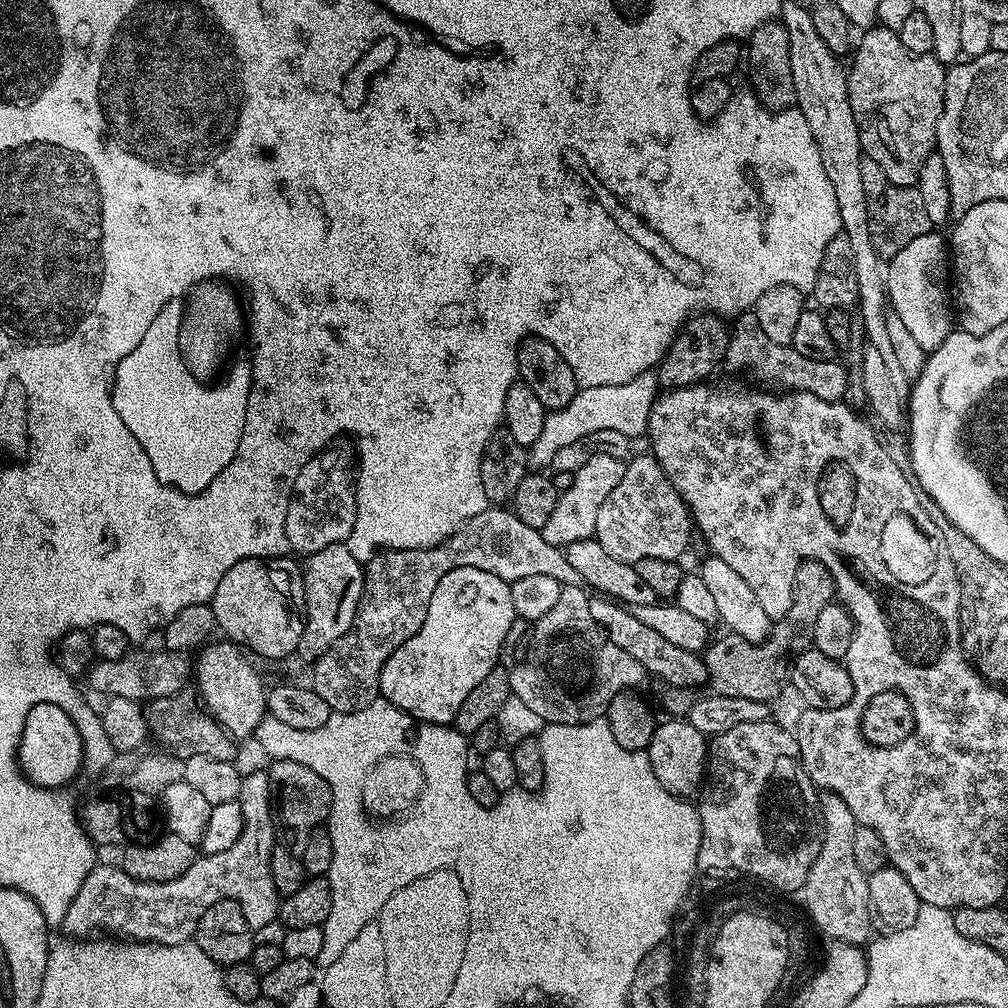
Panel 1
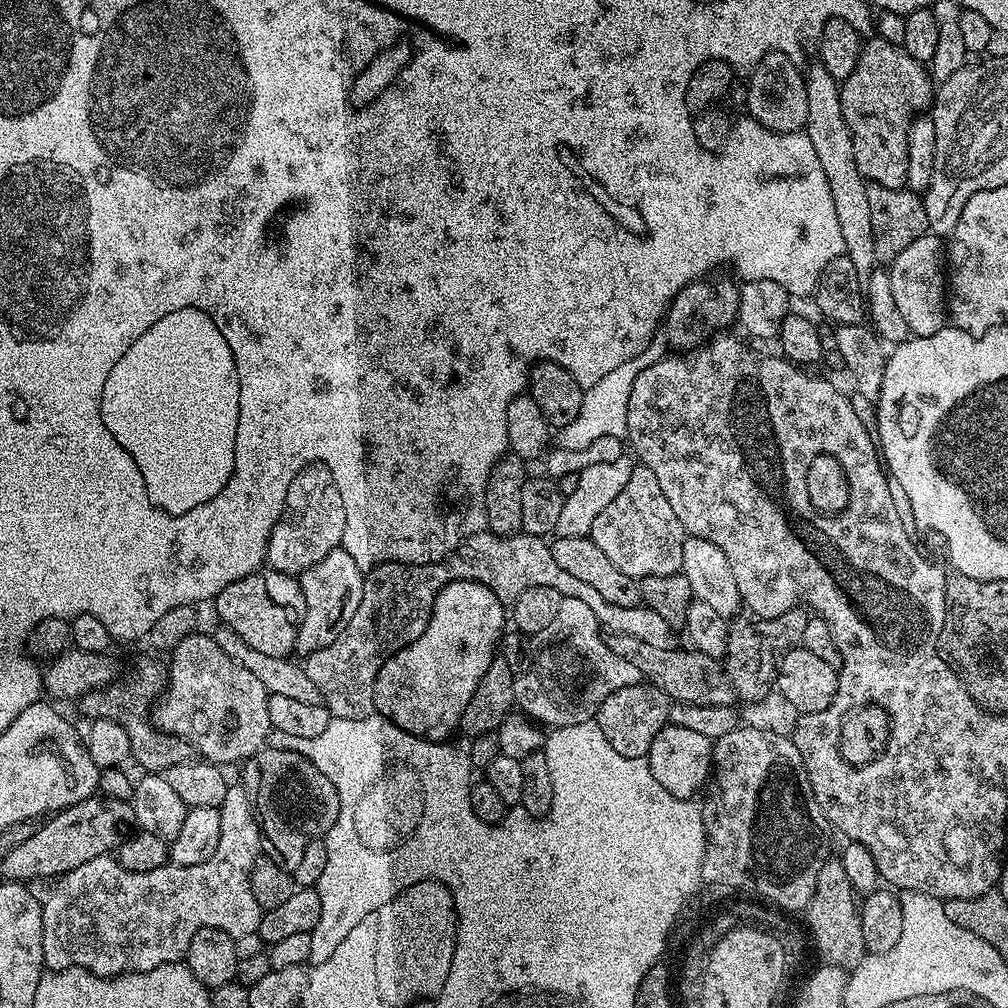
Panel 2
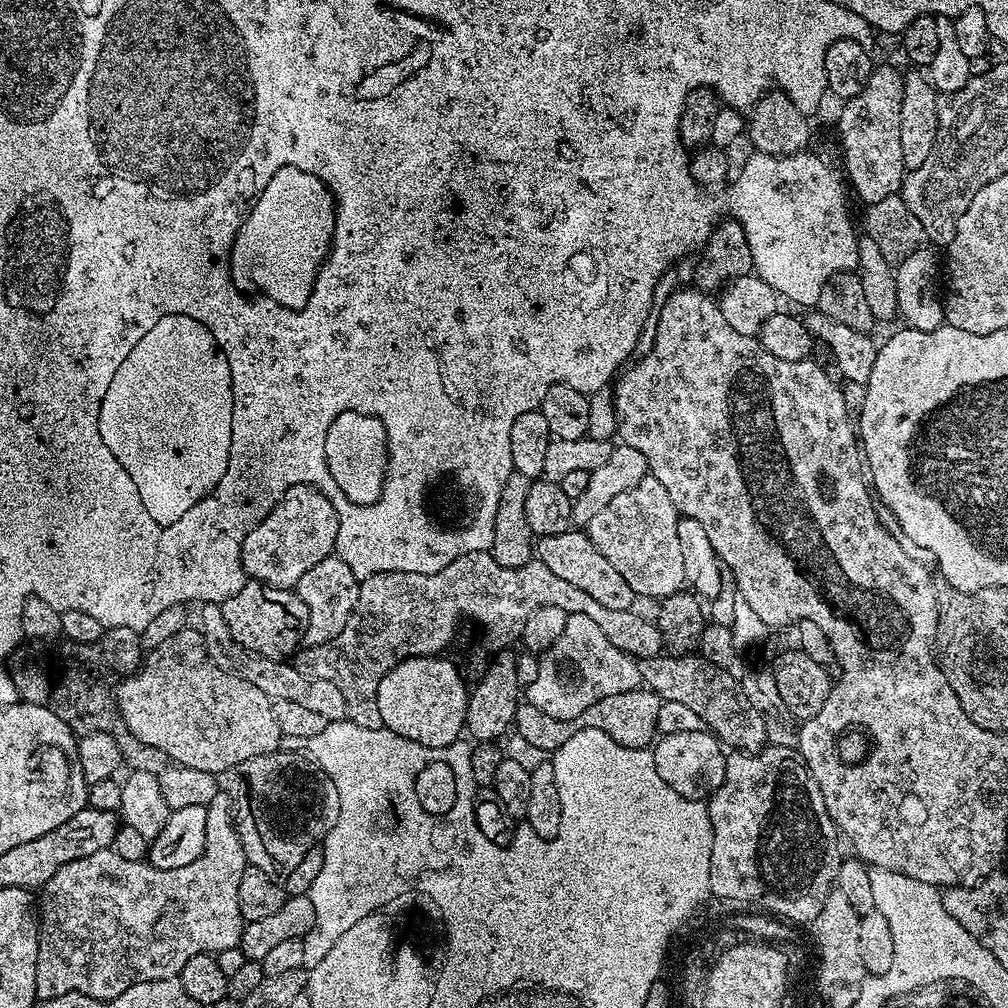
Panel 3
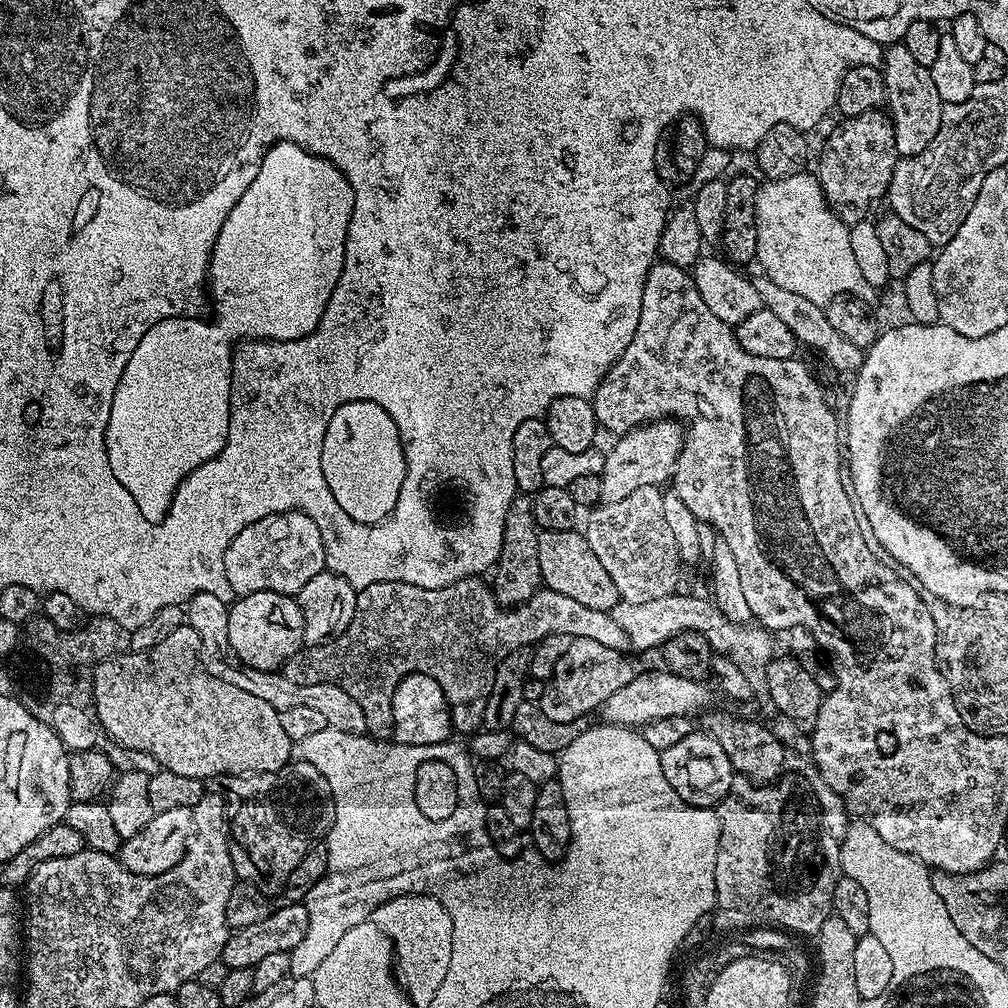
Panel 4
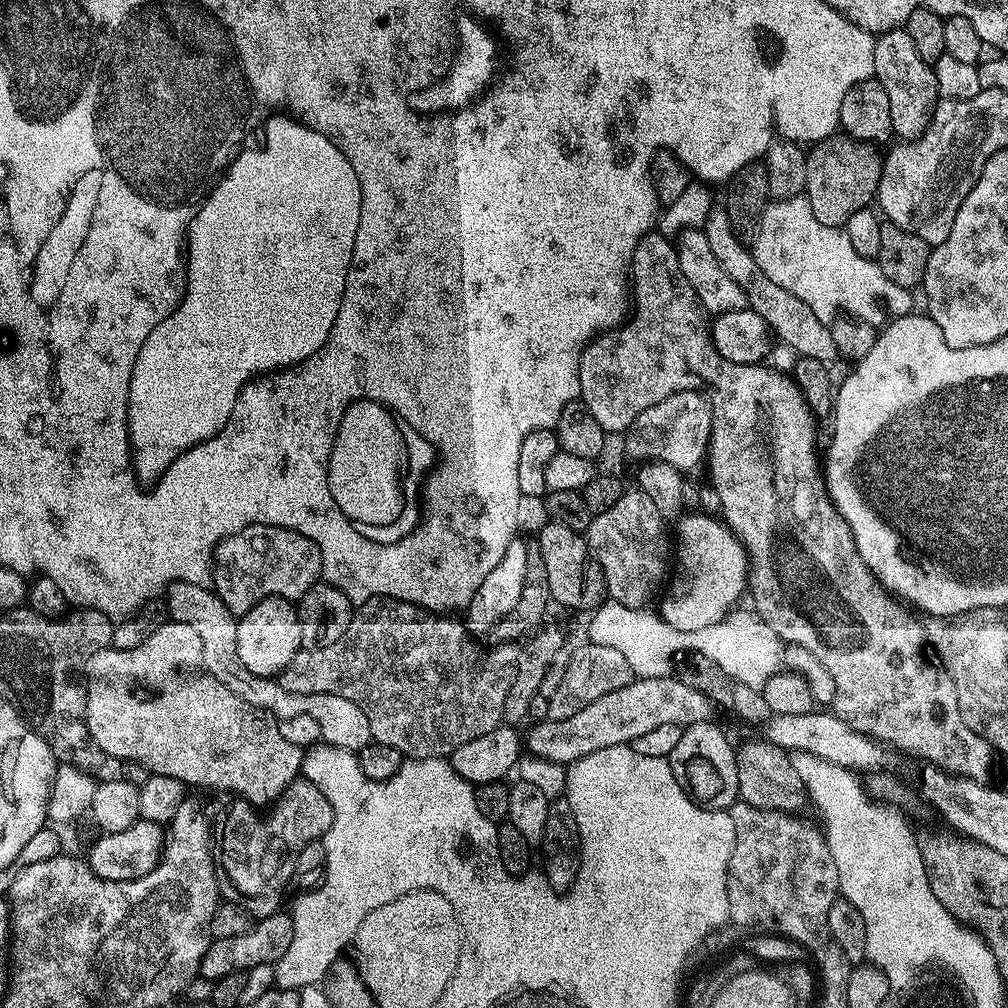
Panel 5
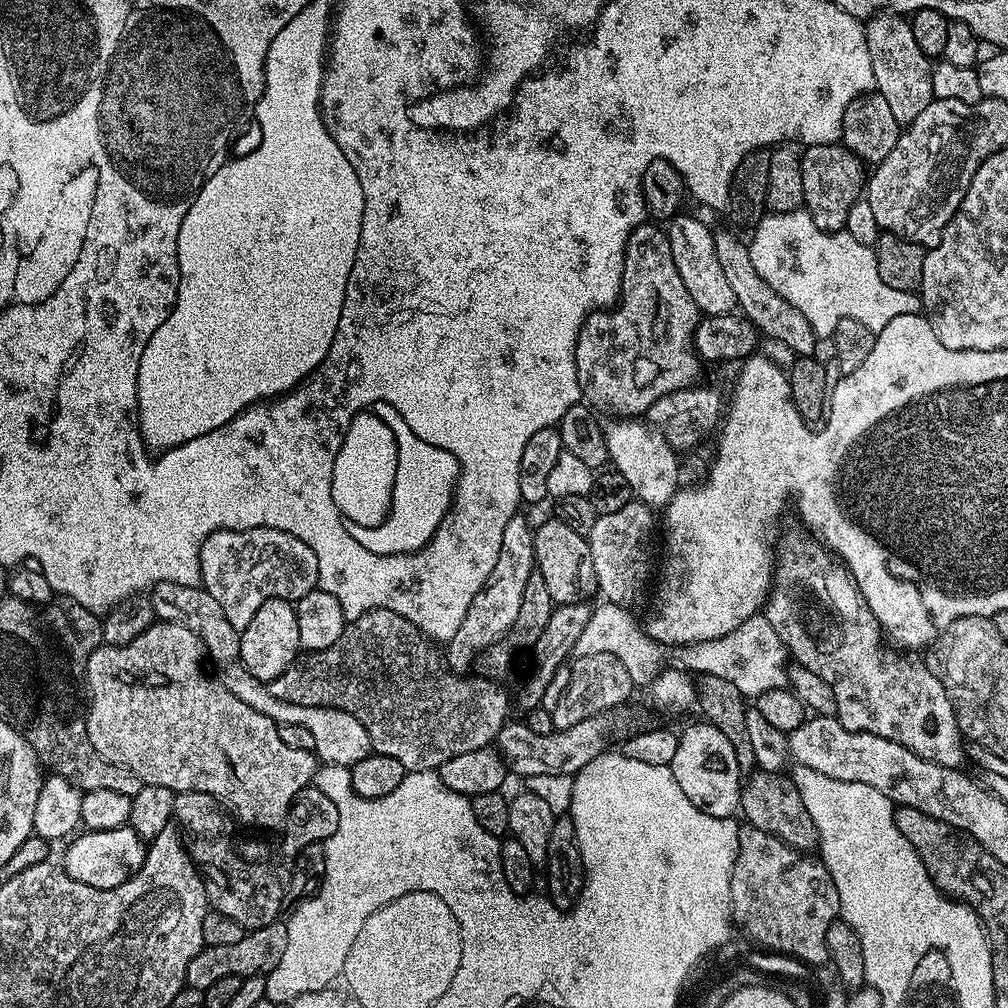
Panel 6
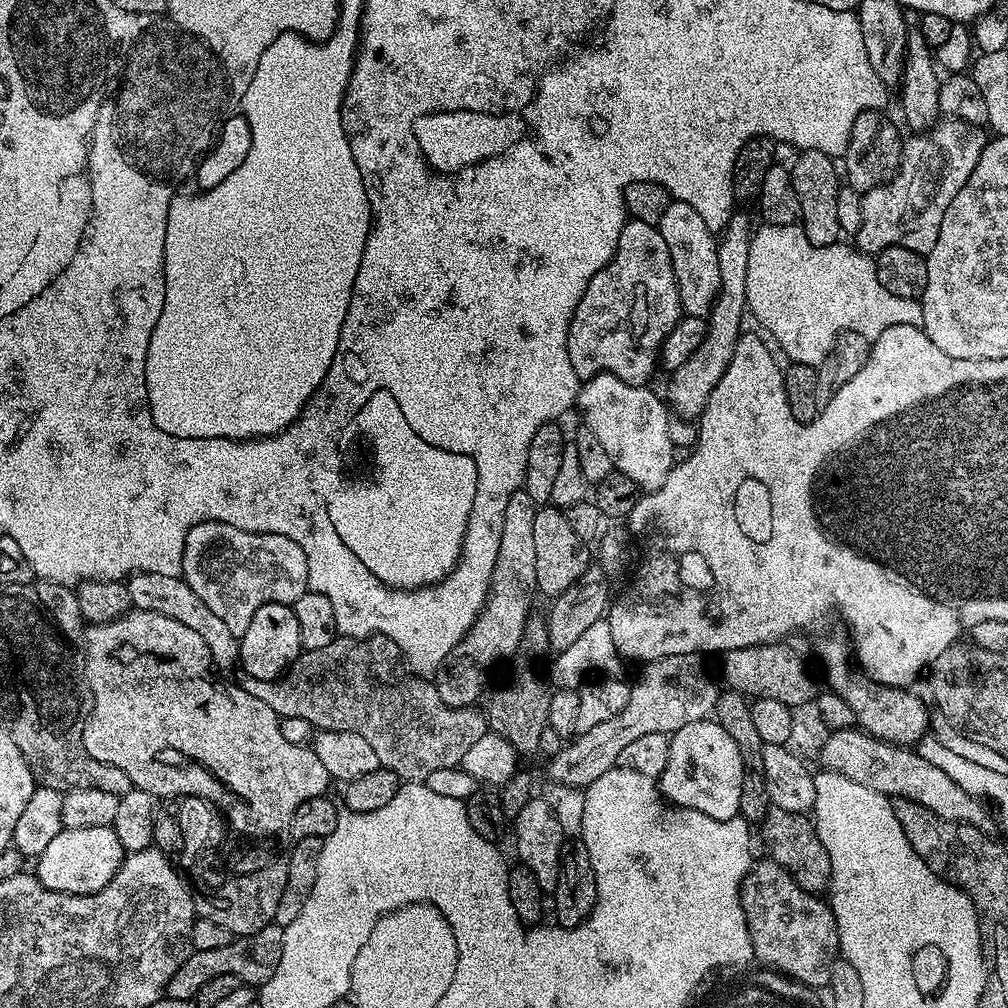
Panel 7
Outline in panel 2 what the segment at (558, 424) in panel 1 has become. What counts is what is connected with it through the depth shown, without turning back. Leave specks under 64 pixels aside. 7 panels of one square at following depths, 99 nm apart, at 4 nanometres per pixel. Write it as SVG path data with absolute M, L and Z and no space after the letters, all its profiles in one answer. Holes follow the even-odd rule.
M656 346L648 347L645 352L638 354L630 362L622 362L618 370L606 374L602 382L594 382L584 390L582 398L582 414L570 422L570 426L559 429L555 433L554 440L557 445L566 450L586 450L590 442L597 441L598 438L618 438L624 440L628 434L628 411L630 410L630 390L634 390L634 382L638 376L654 362L662 359L662 352L656 349Z

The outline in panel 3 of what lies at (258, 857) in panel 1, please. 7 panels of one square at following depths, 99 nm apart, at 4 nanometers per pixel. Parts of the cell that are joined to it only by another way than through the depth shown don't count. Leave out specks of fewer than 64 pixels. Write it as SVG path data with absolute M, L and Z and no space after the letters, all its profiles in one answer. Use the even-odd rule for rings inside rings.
M219 792L208 804L206 816L205 849L196 861L178 869L156 869L148 862L136 863L120 858L111 847L98 850L96 854L78 858L76 861L63 865L47 880L38 896L38 923L40 925L40 945L38 946L38 966L36 967L36 999L53 1000L59 996L71 996L77 992L86 994L95 1000L113 1000L130 986L138 982L154 982L155 980L171 980L179 977L182 966L190 962L190 958L205 954L217 954L227 948L235 948L240 943L240 935L245 926L244 915L238 902L238 882L242 882L242 870L249 867L248 856L240 841L240 833L236 830L236 821L232 818L232 804L224 792Z

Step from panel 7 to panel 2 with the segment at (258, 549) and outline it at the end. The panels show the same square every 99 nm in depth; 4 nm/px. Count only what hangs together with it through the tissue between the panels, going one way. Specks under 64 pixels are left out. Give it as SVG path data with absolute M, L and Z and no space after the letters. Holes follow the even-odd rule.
M308 464L292 479L286 502L268 539L266 564L273 572L299 577L314 562L322 562L330 550L341 547L346 530L345 493L338 490L334 474L326 464Z

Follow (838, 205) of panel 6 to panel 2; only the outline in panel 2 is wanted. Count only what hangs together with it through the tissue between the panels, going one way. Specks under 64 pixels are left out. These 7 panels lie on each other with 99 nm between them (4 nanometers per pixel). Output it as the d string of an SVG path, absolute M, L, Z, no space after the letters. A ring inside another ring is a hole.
M869 39L861 47L858 66L854 66L854 70L840 84L842 114L846 118L846 126L850 126L854 142L854 160L858 162L858 170L865 180L887 188L903 188L908 182L910 126L917 116L931 109L934 103L934 81L929 69L910 58L910 54L906 54L906 50L899 43L891 44L888 40L876 39Z

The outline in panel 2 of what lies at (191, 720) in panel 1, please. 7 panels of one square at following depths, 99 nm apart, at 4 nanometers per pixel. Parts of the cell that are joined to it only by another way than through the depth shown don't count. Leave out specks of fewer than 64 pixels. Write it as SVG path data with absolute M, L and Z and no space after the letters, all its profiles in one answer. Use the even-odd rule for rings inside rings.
M142 656L135 662L134 672L129 676L128 682L126 680L117 681L108 685L107 688L101 688L97 692L89 693L82 700L89 719L116 721L127 731L131 744L131 757L148 774L167 773L172 766L178 766L182 762L190 761L196 754L195 748L191 744L161 731L150 721L152 710L150 693L157 695L163 691L164 677L167 677L167 675L168 665L163 659L160 661L154 660L150 656Z

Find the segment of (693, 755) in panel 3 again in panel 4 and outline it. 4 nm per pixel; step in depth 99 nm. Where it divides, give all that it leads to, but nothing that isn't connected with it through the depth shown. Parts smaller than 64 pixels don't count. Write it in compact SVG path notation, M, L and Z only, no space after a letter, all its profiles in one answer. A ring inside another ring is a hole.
M703 730L692 731L682 738L682 742L660 753L660 761L666 782L670 782L670 786L674 786L676 793L692 808L715 809L726 798L734 779L732 763L730 758L726 758L726 750L722 750L713 736Z

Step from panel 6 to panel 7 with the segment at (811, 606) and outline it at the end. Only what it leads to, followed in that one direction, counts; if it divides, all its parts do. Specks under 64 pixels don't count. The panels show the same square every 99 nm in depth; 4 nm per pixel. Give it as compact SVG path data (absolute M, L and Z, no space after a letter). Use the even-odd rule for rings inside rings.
M847 639L820 640L816 644L816 652L828 678L827 687L839 693L846 706L850 706L855 723L863 731L877 740L901 746L912 746L924 739L930 728L930 711L912 690L887 688L868 679L859 667L854 666L854 656Z

